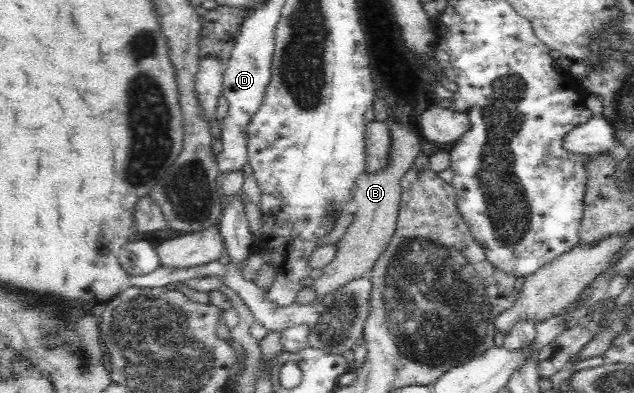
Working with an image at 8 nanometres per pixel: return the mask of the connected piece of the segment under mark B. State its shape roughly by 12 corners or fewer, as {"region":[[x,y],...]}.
{"region":[[386,119],[390,154],[350,193],[354,219],[310,305],[368,276],[394,235],[424,139]]}

